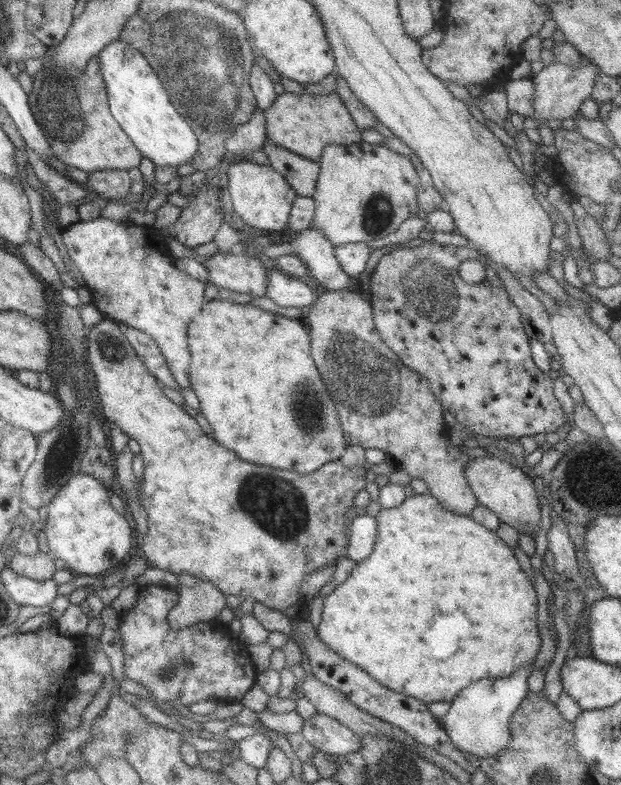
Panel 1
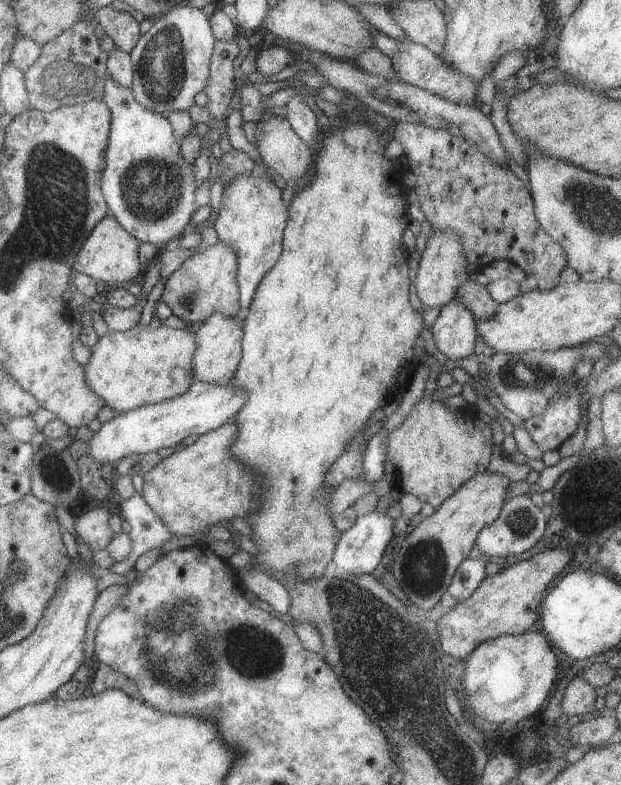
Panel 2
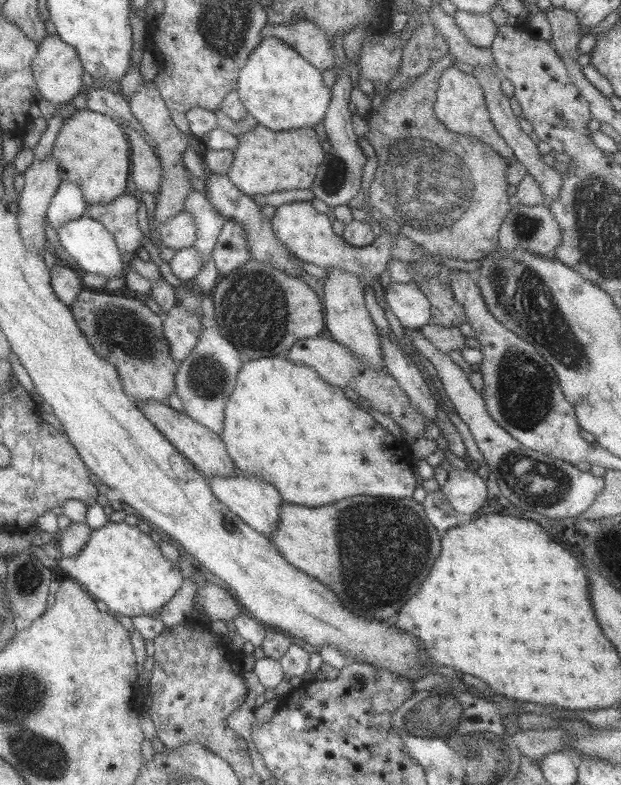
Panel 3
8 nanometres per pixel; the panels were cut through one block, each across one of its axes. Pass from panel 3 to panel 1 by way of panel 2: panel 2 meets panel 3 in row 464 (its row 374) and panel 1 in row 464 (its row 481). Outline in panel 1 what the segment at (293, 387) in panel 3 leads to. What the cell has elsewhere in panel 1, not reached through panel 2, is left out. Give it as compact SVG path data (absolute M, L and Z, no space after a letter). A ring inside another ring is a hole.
M212 299L188 322L191 388L200 400L200 412L214 431L212 437L243 460L281 470L309 474L339 460L346 443L337 409L311 354L310 332L304 320L266 311L253 303Z

